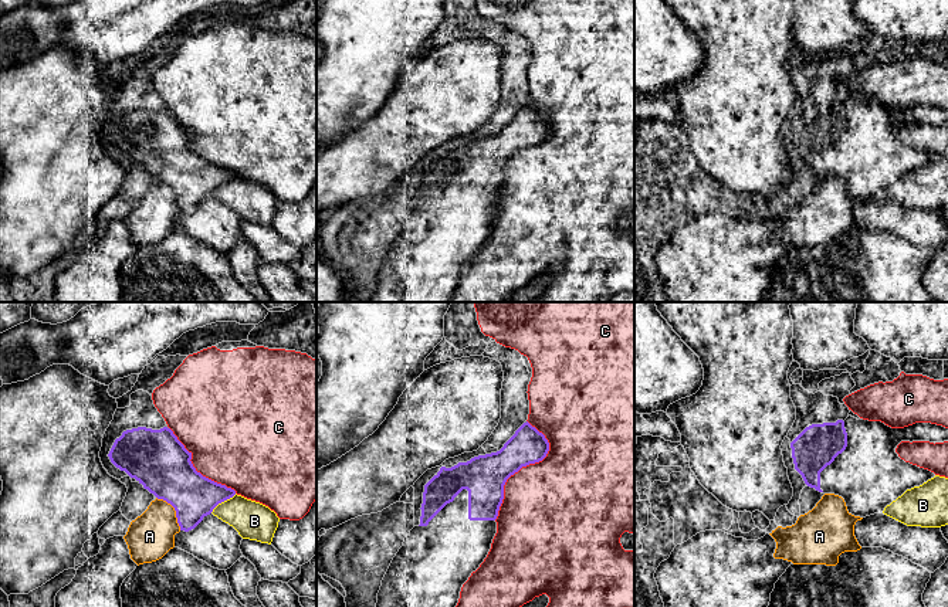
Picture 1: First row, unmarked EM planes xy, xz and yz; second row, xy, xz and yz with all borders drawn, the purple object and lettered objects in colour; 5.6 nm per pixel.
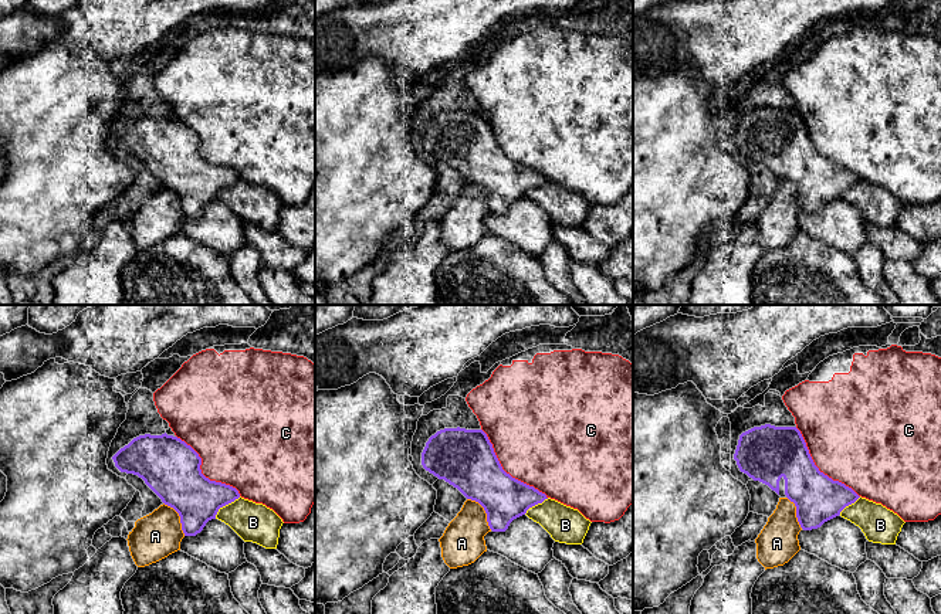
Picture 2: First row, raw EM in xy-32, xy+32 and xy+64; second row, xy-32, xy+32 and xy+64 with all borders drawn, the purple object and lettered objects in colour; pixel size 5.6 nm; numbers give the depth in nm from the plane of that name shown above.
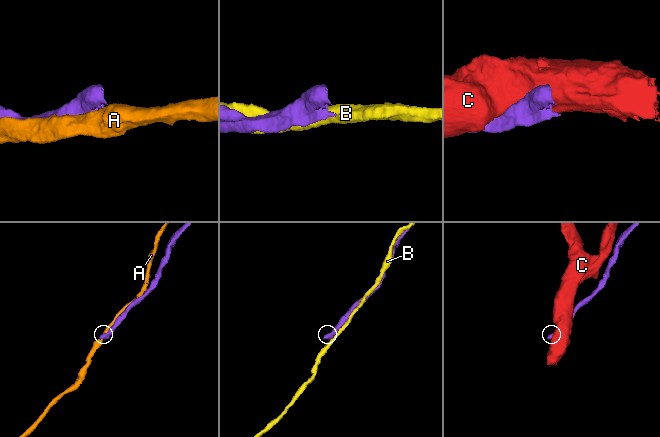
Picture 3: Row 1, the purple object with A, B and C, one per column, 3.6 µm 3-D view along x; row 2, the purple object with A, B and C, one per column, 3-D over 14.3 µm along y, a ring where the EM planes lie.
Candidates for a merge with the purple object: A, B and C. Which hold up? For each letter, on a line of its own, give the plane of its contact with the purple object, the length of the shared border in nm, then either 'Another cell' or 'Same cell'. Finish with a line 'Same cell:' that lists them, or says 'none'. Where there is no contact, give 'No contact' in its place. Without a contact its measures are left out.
A: Touches purple in xy. Shared border 240 nm. Another cell
B: Touches purple in xy. Shared border 190 nm. Another cell
C: Touches purple in xz. Shared border 600 nm. Another cell
Same cell: none

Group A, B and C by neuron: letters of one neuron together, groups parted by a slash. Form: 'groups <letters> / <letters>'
groups A / B / C

